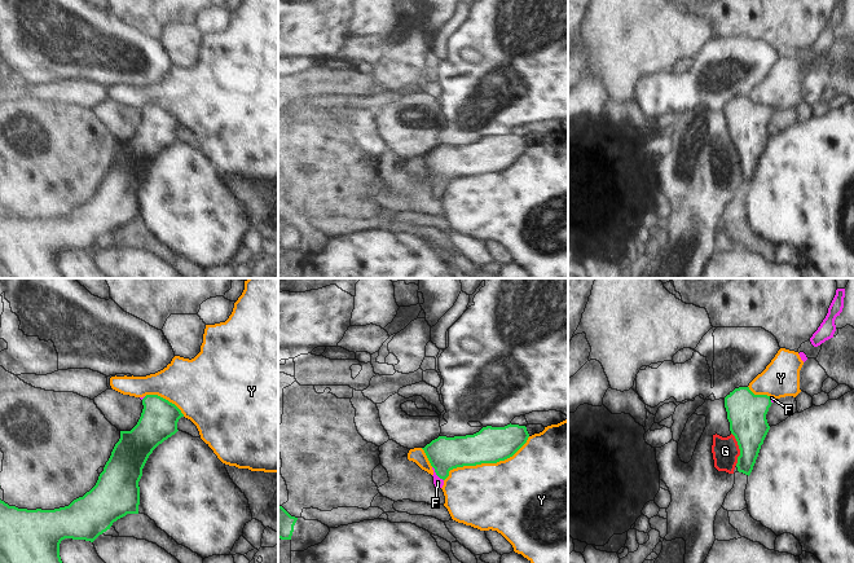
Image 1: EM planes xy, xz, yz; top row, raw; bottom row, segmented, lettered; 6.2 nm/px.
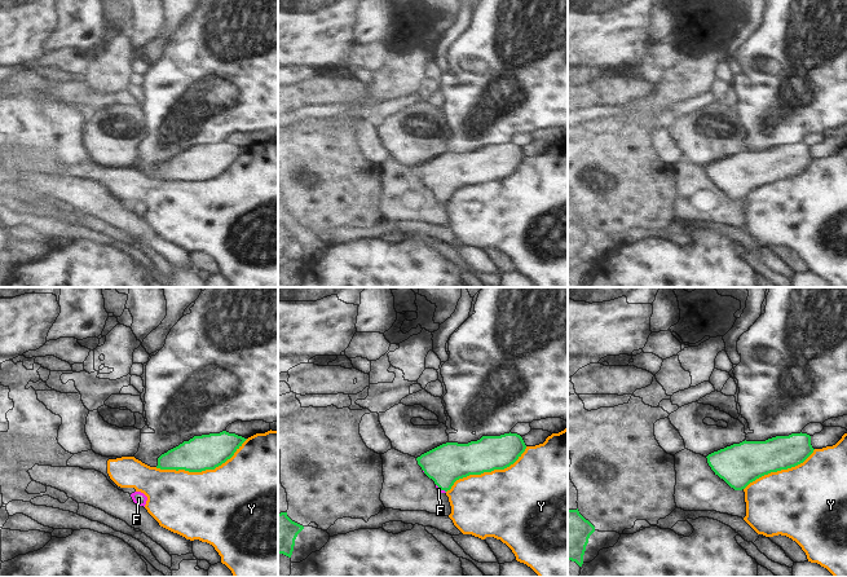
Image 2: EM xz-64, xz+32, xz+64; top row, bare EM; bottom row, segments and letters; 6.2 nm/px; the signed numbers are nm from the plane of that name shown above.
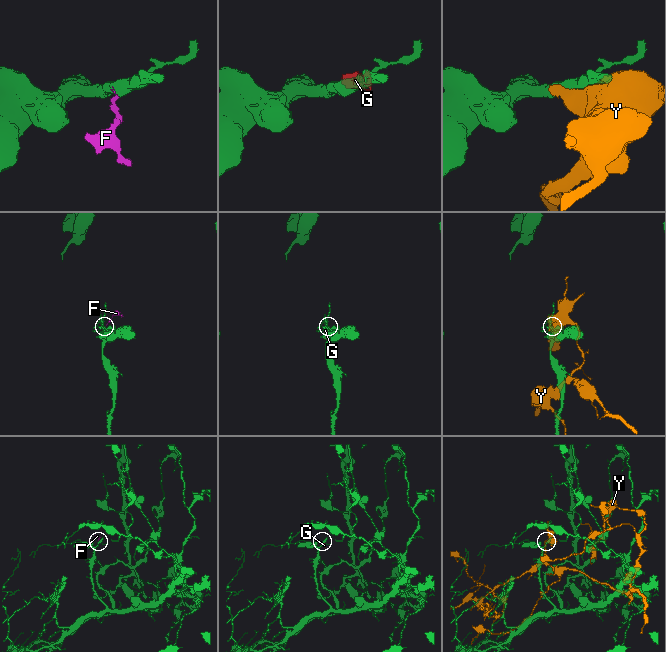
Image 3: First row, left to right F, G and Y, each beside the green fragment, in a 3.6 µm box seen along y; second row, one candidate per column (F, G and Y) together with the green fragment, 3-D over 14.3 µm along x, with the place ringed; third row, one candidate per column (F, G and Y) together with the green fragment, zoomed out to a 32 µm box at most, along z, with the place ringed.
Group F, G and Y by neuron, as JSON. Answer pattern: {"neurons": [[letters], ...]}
{"neurons": [["F"], ["G"], ["Y"]]}

